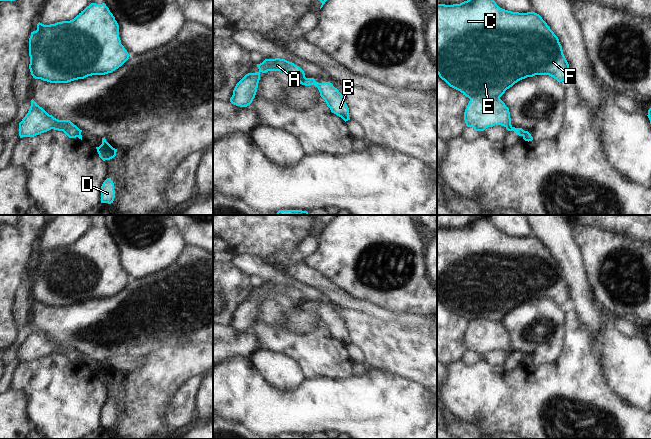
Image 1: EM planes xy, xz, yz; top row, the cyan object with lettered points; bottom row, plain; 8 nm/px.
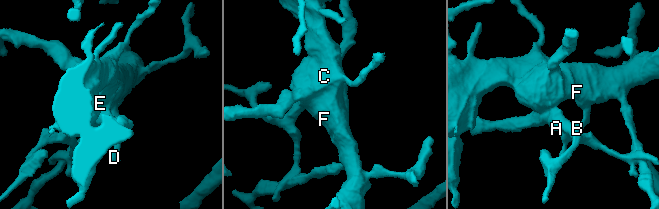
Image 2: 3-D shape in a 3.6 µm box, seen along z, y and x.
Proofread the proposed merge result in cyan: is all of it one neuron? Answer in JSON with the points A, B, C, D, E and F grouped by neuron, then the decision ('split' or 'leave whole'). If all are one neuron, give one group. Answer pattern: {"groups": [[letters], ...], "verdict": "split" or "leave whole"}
{"groups": [["A"], ["B", "C", "D", "E", "F"]], "verdict": "split"}

